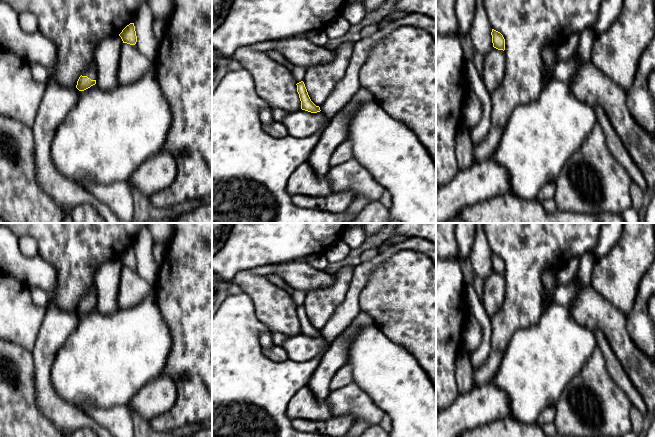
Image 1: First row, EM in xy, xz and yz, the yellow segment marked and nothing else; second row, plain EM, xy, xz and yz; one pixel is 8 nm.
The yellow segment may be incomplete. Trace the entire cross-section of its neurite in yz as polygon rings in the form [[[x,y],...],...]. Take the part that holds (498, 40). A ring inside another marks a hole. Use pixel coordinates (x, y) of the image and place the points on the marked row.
[[[492,29],[491,35],[492,35],[493,47],[498,50],[504,51],[505,50],[505,39],[503,35],[494,29]]]

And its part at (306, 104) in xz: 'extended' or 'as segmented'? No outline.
as segmented

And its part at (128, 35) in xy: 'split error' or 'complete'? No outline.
complete

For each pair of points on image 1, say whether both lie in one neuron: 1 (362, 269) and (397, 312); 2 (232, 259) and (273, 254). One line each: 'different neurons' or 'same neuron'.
1: different neurons
2: same neuron

